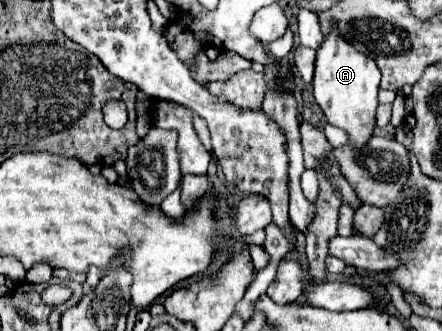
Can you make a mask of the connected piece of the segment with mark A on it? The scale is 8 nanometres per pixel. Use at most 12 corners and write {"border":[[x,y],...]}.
{"border":[[332,25],[314,99],[352,145],[376,129],[380,69]]}

